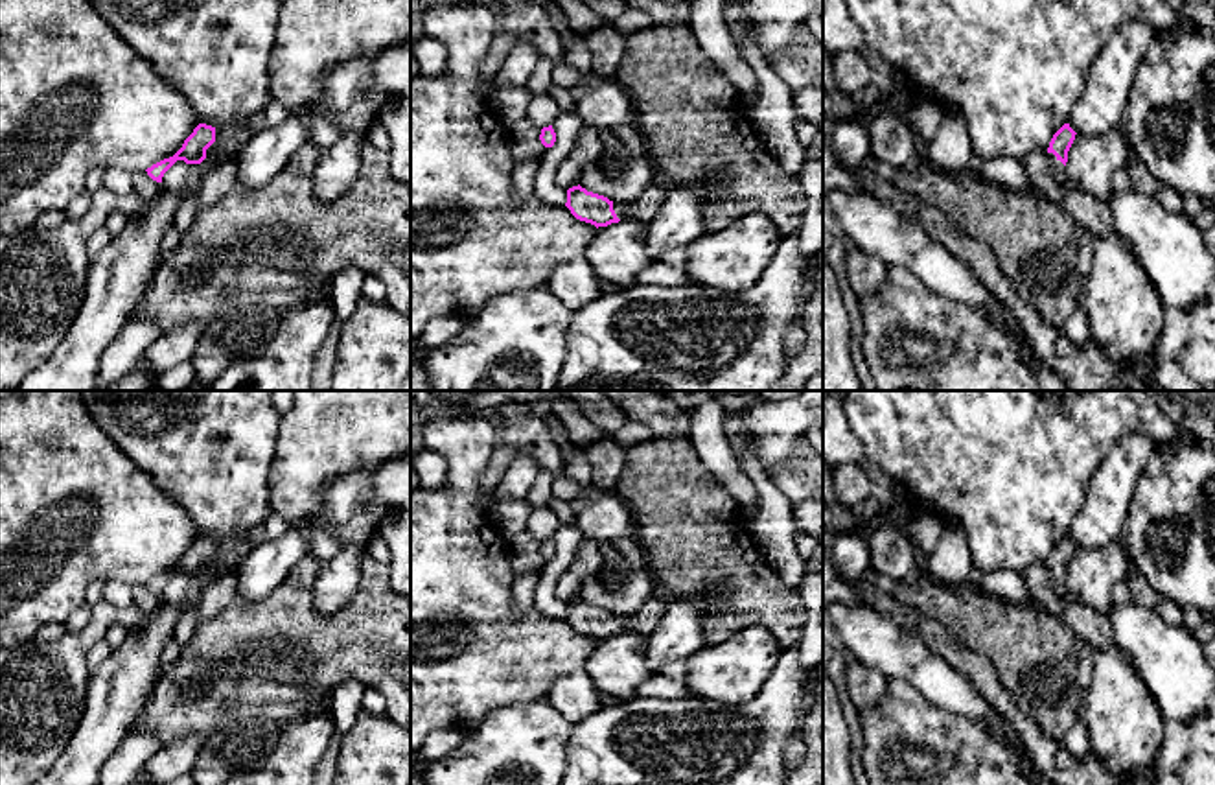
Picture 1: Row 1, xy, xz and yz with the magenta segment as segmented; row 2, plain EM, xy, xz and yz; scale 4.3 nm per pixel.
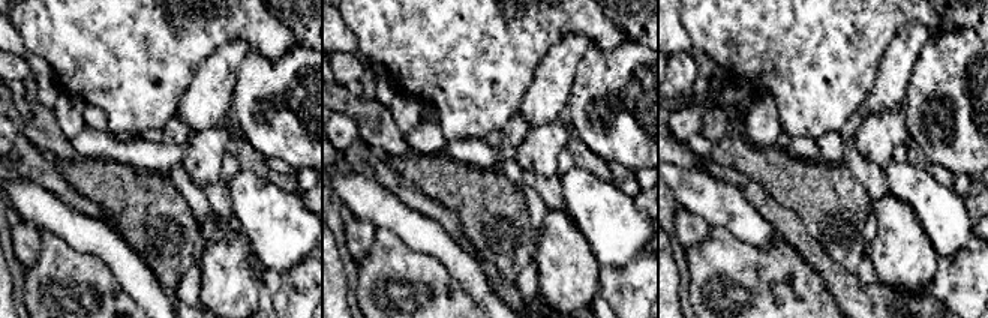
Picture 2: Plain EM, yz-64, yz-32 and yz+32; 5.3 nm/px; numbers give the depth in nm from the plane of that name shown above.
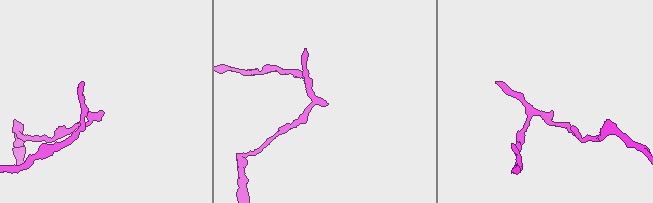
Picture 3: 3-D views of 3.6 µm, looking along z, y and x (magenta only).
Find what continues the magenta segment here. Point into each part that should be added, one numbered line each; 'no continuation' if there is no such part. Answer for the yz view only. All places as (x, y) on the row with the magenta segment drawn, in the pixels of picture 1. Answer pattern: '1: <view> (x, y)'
1: yz (1092, 214)

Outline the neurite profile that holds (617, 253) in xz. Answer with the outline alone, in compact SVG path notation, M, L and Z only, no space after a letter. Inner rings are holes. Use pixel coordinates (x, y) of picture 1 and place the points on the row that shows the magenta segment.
M622 219L598 227L591 240L585 260L600 280L617 287L635 284L637 275L654 264L646 247L648 223Z

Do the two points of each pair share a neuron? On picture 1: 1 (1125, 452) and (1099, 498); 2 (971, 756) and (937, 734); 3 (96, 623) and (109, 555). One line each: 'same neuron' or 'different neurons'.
1: same neuron
2: same neuron
3: different neurons

